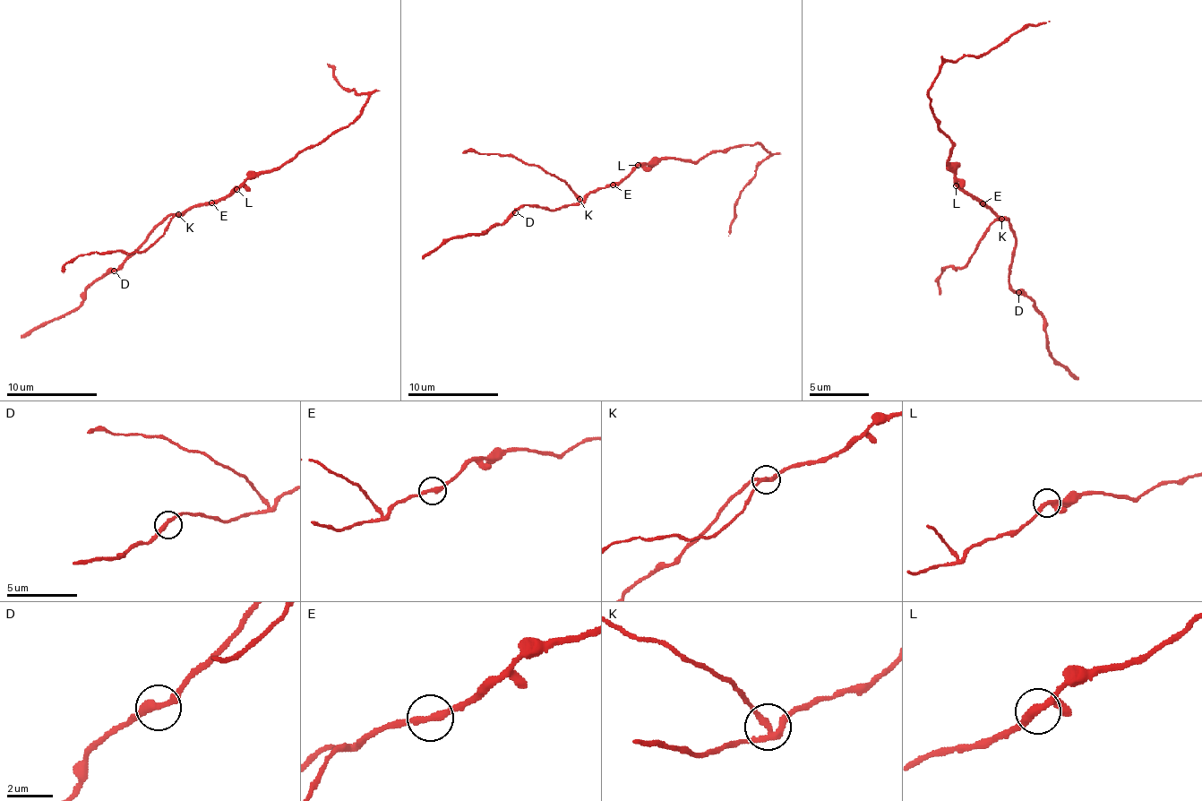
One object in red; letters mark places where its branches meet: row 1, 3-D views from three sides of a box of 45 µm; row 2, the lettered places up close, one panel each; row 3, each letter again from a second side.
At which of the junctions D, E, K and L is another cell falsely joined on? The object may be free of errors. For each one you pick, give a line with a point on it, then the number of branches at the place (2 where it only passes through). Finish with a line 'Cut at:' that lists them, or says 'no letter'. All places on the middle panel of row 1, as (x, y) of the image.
K: Place: (579, 199). Branches: 3
Cut at: K

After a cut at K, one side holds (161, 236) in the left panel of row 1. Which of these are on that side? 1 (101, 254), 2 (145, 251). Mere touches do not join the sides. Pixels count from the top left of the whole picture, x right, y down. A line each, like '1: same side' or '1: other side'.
1: same side
2: same side

